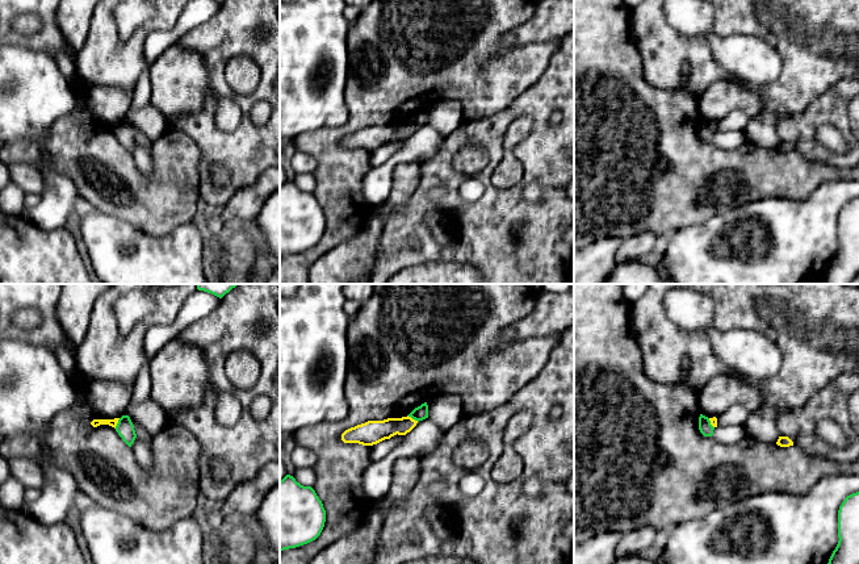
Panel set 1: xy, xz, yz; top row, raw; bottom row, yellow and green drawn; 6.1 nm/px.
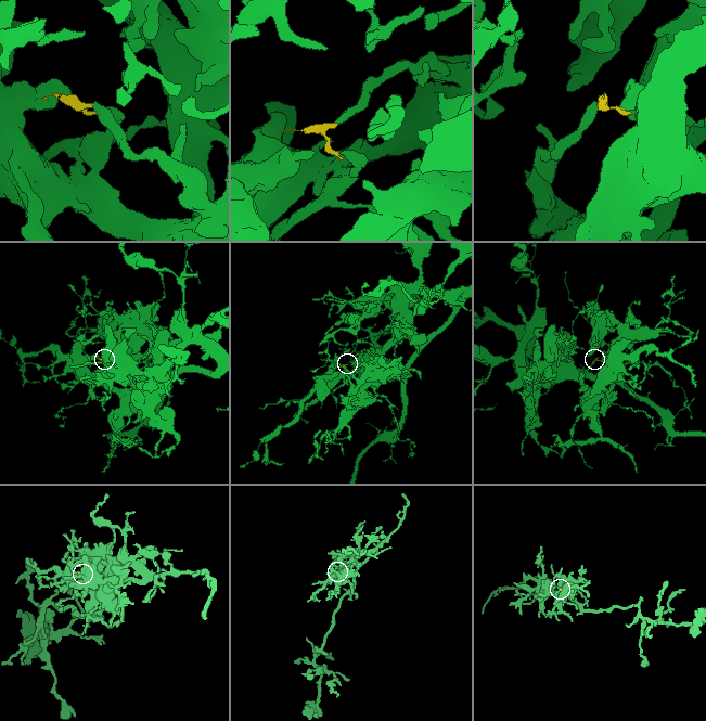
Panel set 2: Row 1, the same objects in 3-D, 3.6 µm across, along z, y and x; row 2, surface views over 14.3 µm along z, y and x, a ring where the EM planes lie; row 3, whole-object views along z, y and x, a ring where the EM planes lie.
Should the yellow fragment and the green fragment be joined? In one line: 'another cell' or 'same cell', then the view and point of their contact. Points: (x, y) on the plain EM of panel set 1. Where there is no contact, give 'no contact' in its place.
another cell | xy (117, 128)

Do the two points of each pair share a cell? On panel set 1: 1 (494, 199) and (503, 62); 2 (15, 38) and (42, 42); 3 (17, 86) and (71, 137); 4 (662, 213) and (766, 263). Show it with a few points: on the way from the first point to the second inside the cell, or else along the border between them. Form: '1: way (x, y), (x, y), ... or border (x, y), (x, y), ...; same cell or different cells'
1: border (524, 92), (494, 115), (470, 121); different cells
2: way (21, 41), (36, 41); same cell
3: border (75, 97), (45, 140), (33, 142); different cells
4: border (717, 214), (699, 224), (679, 228), (671, 234); different cells

